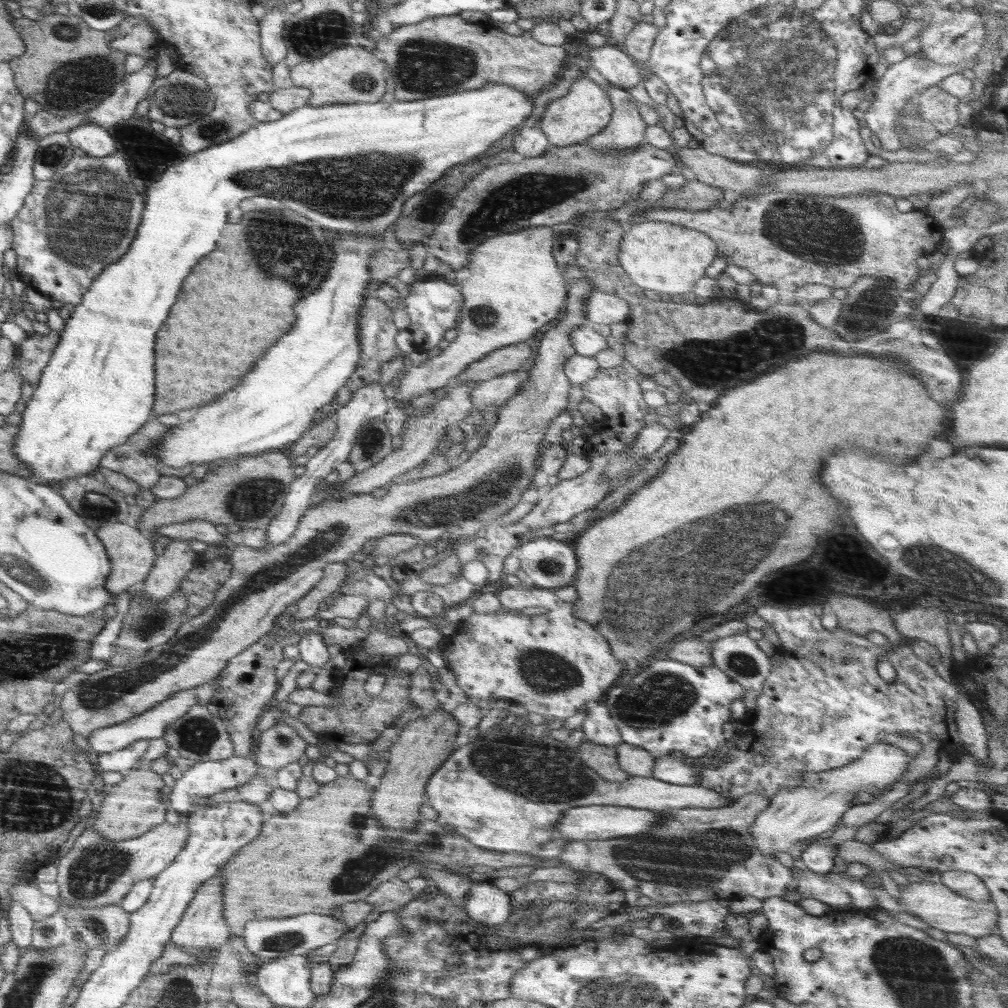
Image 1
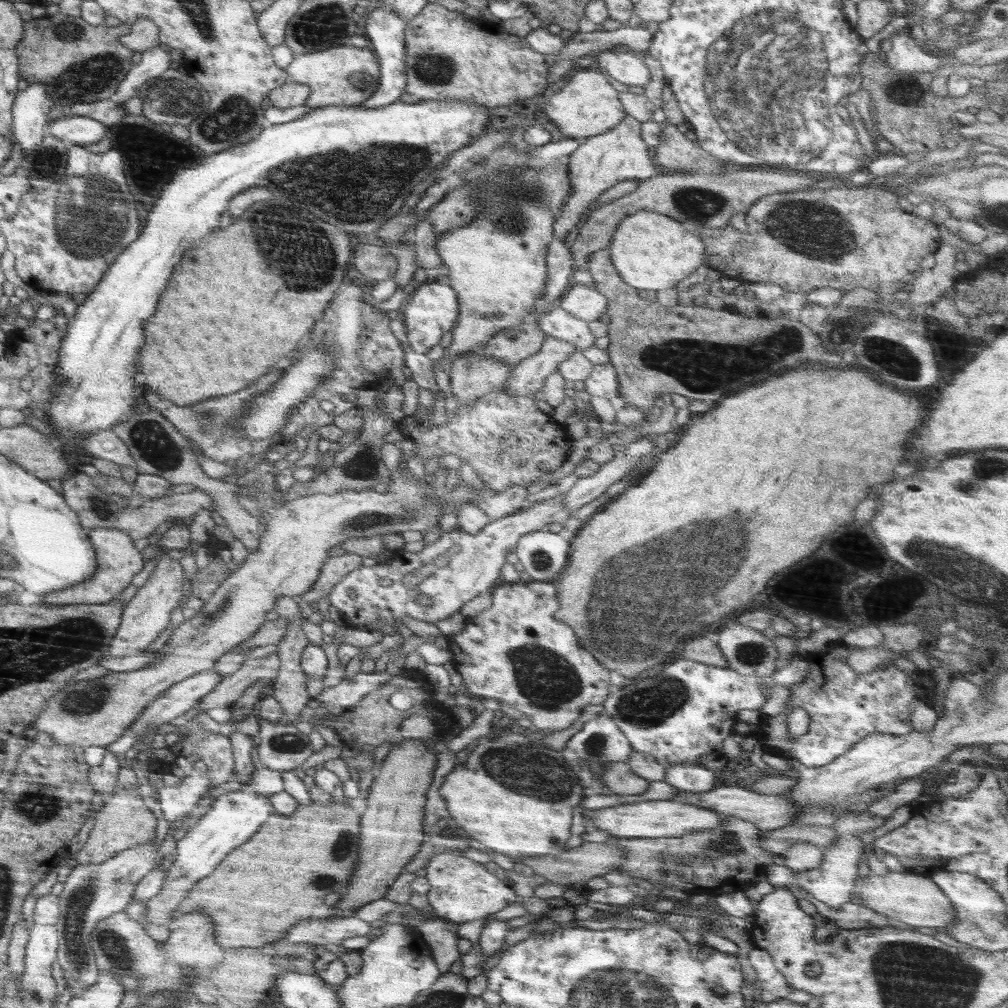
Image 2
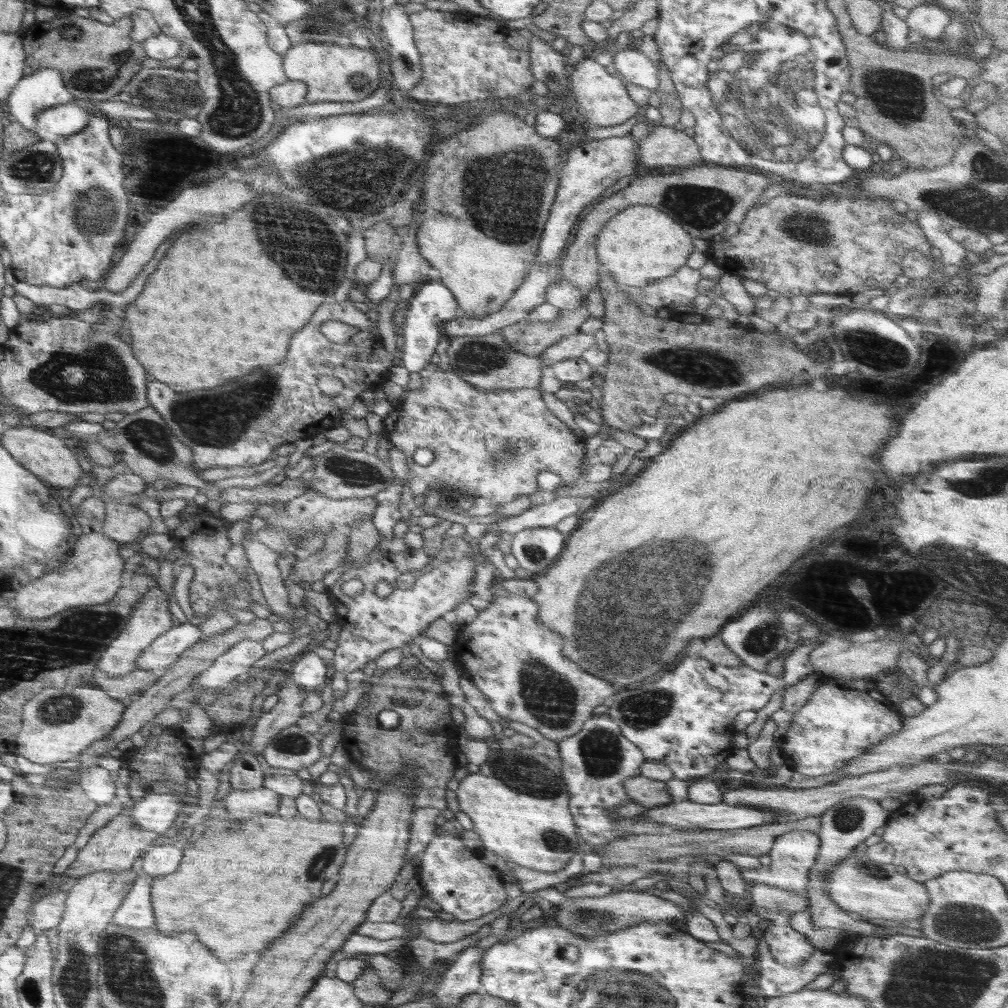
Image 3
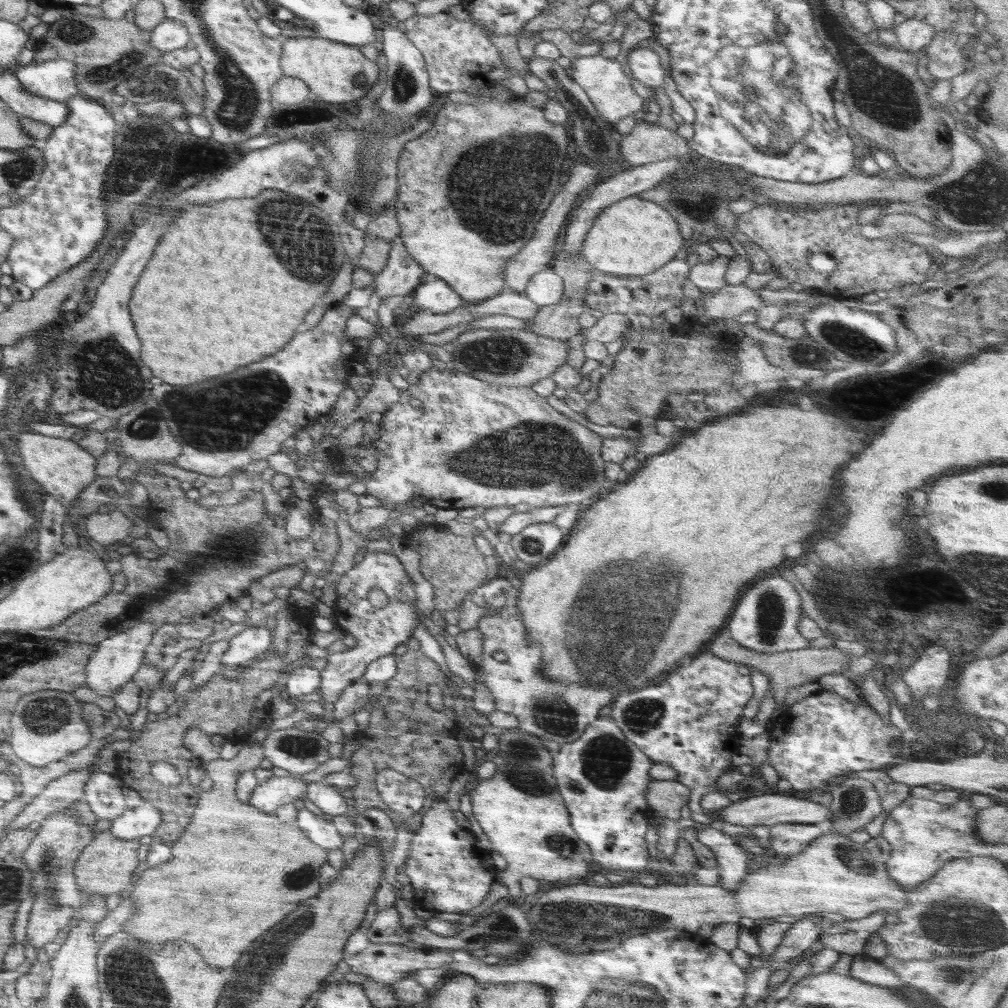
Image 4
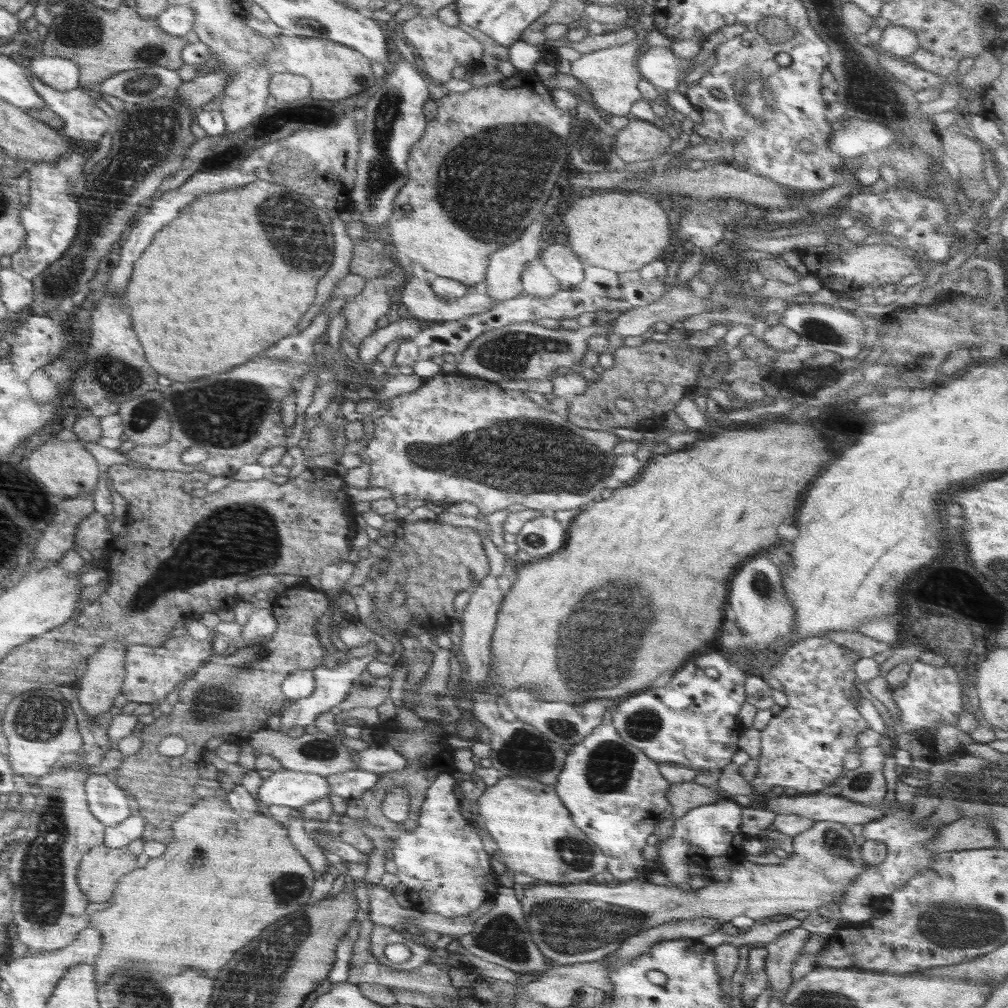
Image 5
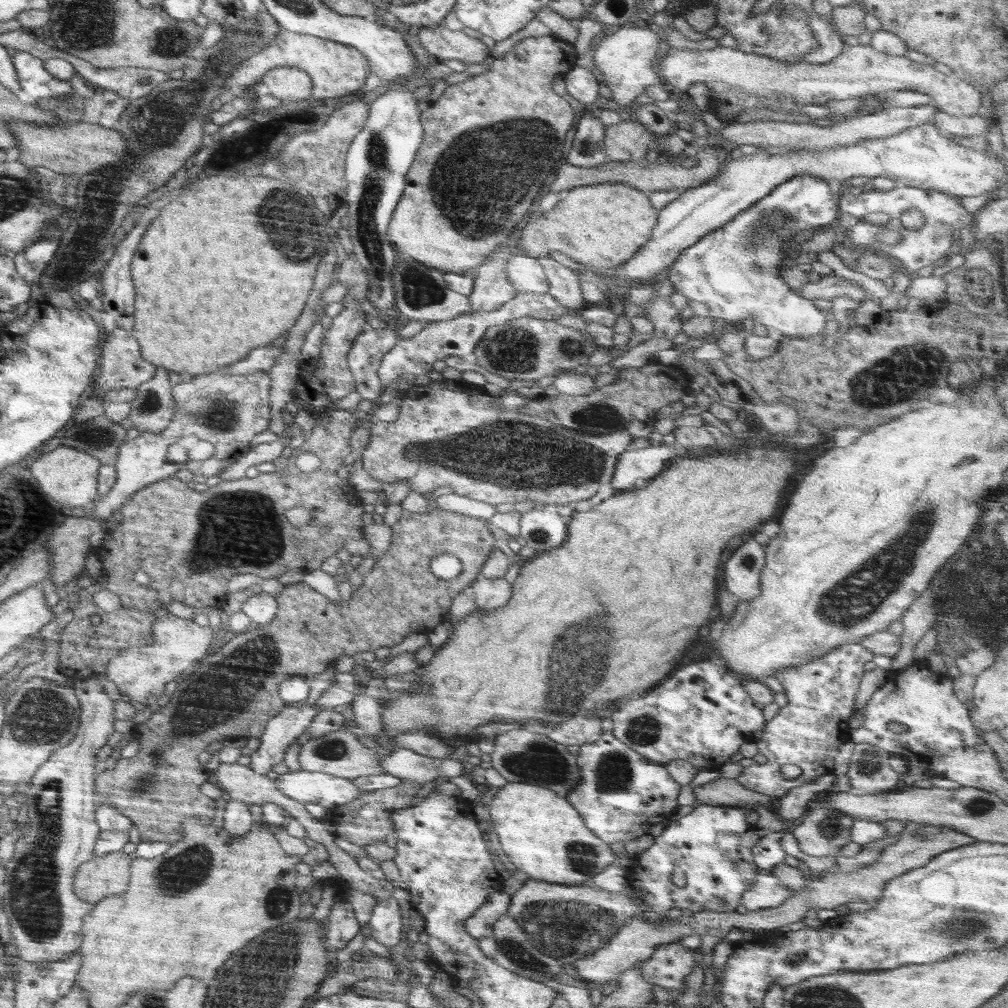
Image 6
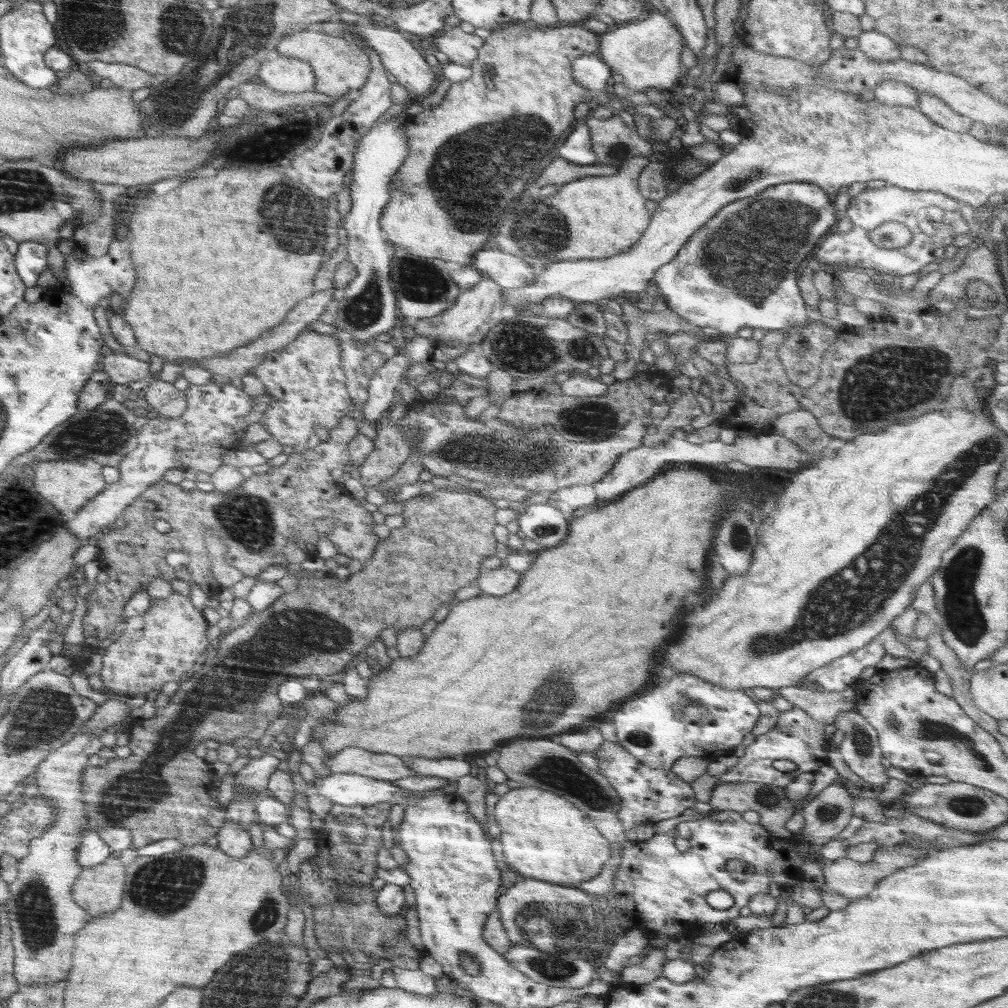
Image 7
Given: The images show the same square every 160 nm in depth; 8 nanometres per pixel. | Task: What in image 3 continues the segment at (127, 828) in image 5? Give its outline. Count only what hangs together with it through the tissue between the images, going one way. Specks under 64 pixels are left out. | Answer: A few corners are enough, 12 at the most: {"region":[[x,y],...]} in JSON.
{"region":[[148,794],[135,802],[131,819],[162,835],[181,810],[183,797]]}

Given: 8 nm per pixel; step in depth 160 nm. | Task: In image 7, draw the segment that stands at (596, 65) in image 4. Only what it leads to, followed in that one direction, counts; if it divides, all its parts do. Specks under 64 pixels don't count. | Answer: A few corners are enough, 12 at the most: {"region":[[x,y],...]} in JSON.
{"region":[[656,11],[614,25],[598,56],[632,92],[685,72],[679,27]]}

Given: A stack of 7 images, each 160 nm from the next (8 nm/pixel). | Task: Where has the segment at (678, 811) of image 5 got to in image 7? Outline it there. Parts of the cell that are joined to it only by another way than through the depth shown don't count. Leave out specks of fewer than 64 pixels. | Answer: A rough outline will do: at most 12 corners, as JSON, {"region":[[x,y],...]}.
{"region":[[763,782],[719,783],[710,805],[754,810],[778,838],[786,822],[799,811],[784,788]]}

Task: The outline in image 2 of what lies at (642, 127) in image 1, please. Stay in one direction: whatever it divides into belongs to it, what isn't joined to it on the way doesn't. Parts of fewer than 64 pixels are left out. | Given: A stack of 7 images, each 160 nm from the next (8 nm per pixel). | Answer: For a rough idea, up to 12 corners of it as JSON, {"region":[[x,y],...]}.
{"region":[[626,115],[569,156],[572,193],[555,240],[617,182],[664,173]]}

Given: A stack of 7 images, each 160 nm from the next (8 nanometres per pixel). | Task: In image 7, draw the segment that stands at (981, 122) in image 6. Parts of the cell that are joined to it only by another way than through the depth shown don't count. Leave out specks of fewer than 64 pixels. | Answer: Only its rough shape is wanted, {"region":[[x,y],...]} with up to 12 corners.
{"region":[[927,92],[917,104],[932,122],[946,130],[966,132],[972,124],[944,101]]}

